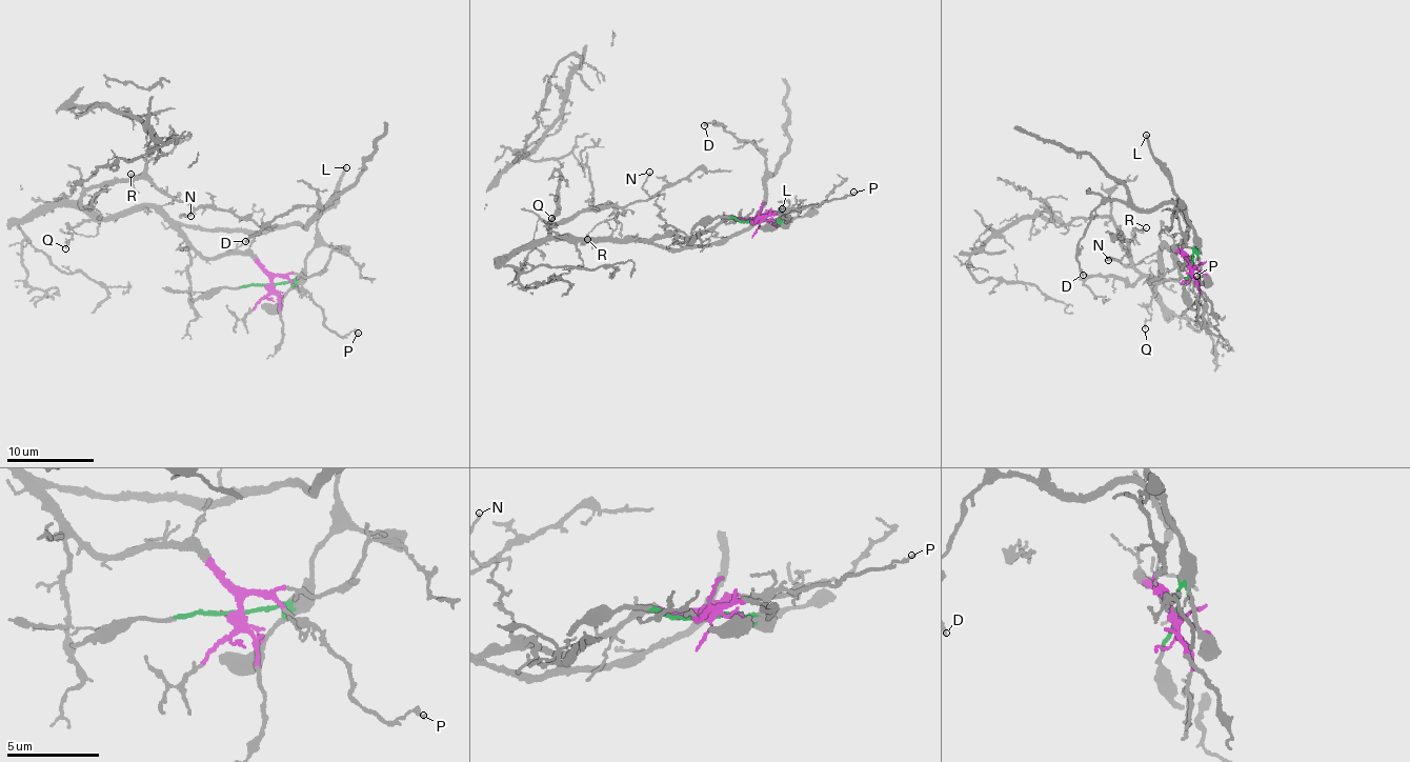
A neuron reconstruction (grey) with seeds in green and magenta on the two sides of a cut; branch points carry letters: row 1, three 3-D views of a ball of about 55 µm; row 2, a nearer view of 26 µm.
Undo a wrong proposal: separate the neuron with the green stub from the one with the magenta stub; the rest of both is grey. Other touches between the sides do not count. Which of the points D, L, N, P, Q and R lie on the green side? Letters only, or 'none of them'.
L

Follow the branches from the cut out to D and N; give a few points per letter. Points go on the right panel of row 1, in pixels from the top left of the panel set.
D: (1191, 266), (1172, 249), (1189, 235), (1190, 219), (1171, 203), (1144, 209), (1105, 201), (1079, 242), (1083, 276)
N: (1191, 266), (1165, 245), (1151, 283), (1136, 272), (1123, 235), (1129, 253), (1108, 260)

